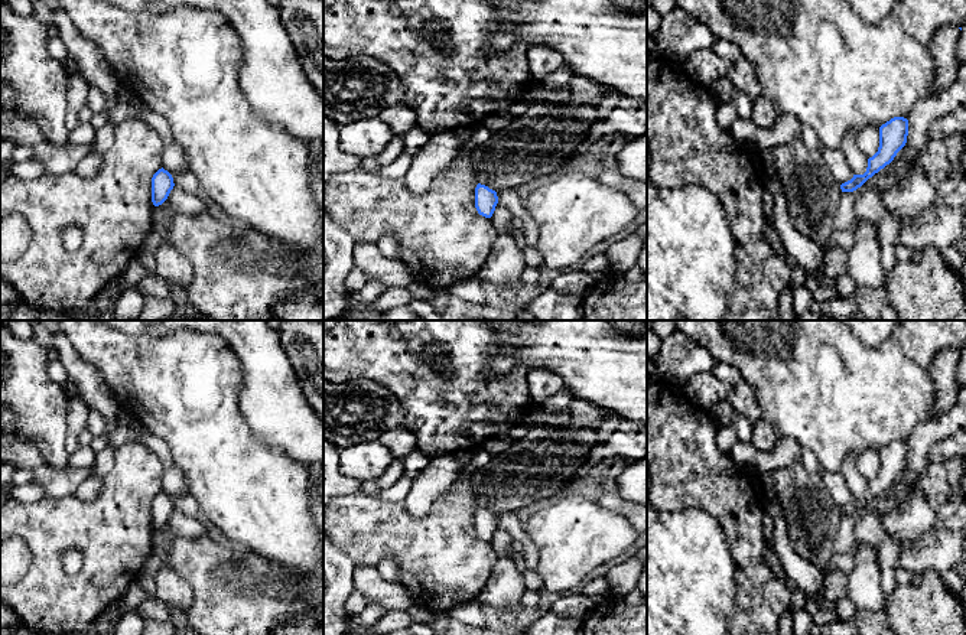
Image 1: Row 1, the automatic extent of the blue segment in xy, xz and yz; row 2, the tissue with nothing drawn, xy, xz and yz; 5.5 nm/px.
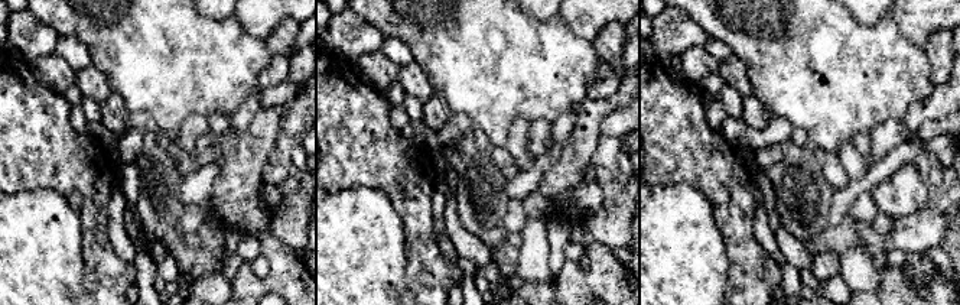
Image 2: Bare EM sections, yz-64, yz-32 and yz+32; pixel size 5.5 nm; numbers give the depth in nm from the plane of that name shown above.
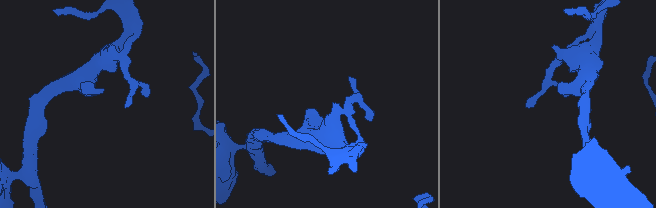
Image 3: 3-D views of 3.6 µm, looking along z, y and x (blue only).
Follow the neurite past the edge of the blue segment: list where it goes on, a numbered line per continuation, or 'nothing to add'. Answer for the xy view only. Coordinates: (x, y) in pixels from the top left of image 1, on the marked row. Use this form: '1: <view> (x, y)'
nothing to add

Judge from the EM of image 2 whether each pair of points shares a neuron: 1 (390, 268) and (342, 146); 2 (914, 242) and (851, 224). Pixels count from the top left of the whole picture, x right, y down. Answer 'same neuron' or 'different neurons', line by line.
1: different neurons
2: same neuron

